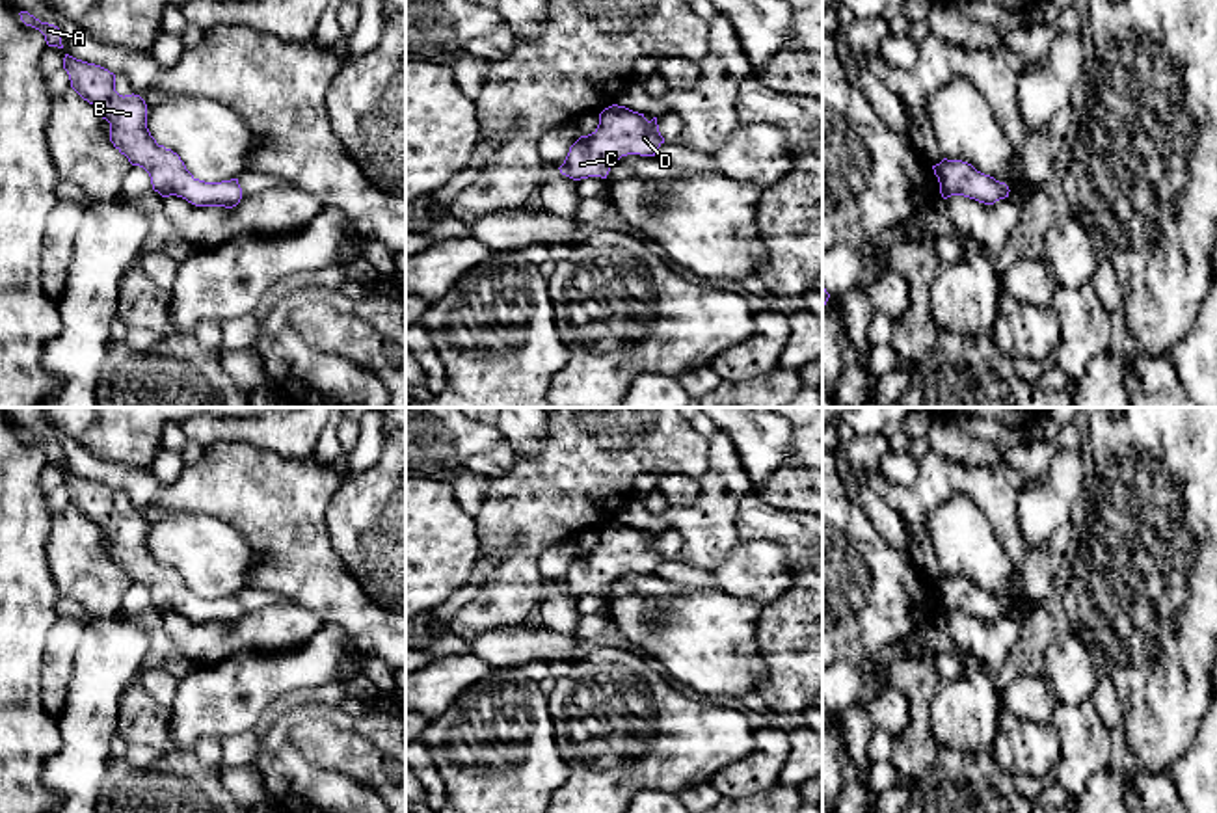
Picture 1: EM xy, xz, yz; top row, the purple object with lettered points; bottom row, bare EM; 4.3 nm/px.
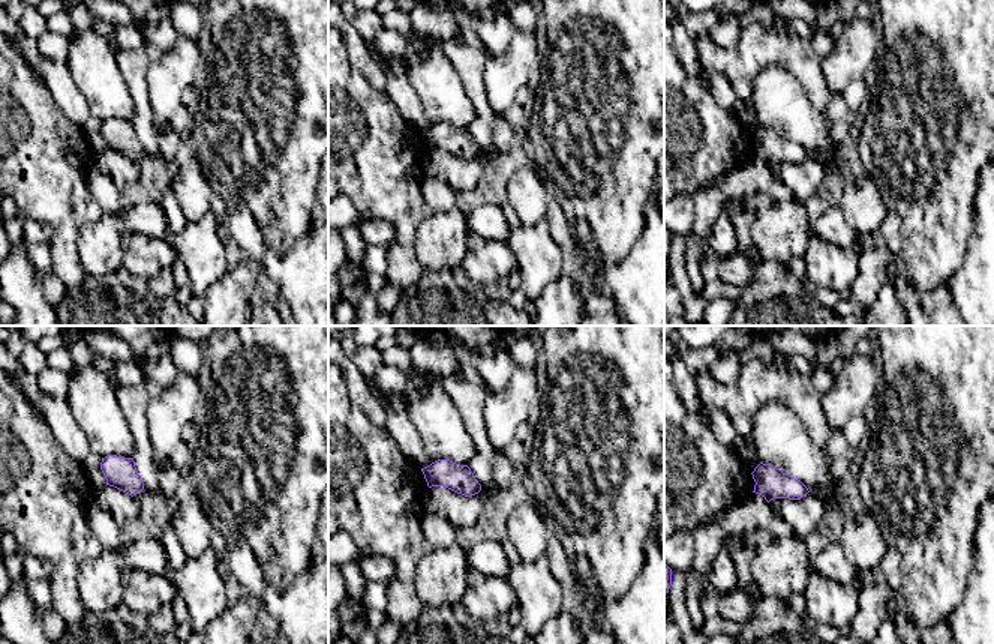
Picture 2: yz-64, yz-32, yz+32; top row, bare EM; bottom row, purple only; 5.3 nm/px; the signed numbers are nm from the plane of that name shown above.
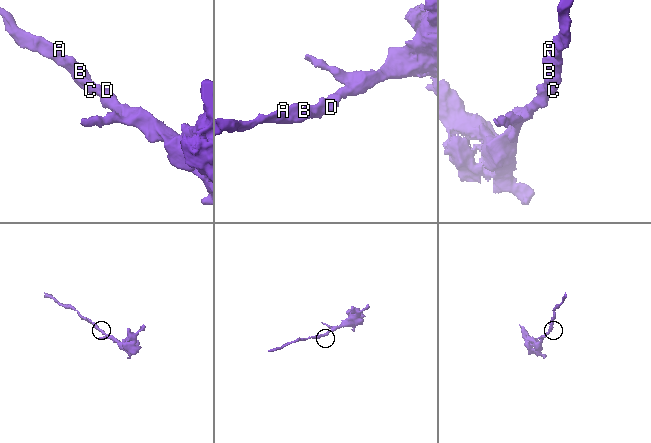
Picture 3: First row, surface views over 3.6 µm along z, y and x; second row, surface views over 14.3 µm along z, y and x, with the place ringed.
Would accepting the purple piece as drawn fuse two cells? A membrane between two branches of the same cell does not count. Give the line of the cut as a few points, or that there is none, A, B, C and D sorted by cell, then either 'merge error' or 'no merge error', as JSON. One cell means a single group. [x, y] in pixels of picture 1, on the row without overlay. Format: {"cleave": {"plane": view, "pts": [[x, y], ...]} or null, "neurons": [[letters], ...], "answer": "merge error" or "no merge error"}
{"cleave": null, "neurons": [["A", "B", "C", "D"]], "answer": "no merge error"}

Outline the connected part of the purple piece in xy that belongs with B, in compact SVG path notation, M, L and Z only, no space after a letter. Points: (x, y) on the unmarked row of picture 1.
M69 471L63 474L63 486L69 491L71 504L110 540L114 564L132 582L140 582L149 590L154 608L162 614L182 614L195 623L233 625L240 620L242 605L238 595L221 599L199 597L186 586L177 569L156 560L147 545L145 517L134 510L119 512L114 489Z

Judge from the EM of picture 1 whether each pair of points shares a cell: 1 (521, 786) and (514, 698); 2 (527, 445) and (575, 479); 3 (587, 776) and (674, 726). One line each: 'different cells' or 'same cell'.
1: same cell
2: different cells
3: same cell

